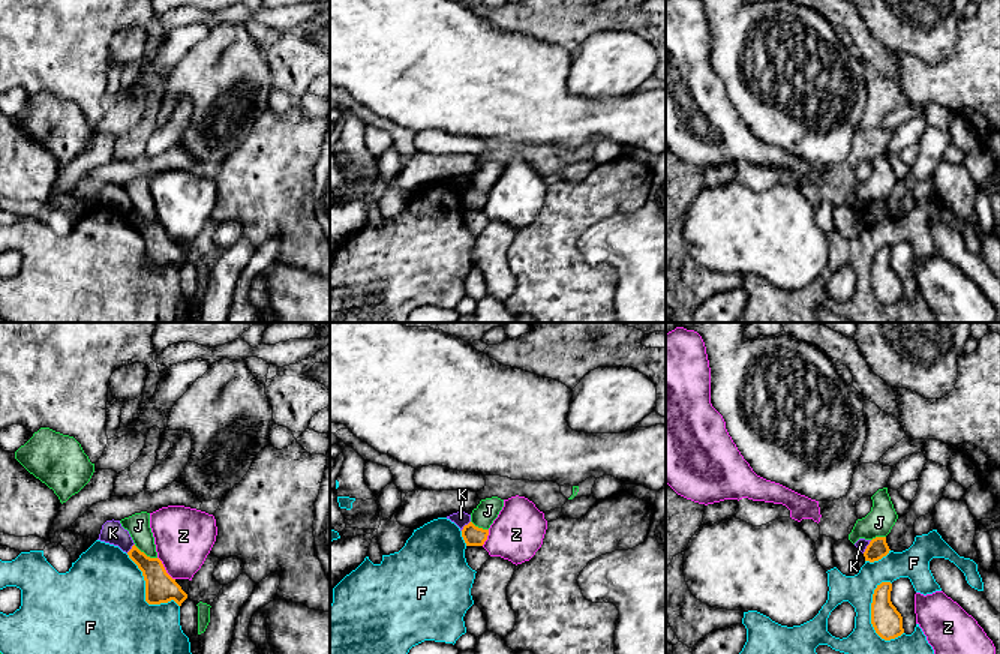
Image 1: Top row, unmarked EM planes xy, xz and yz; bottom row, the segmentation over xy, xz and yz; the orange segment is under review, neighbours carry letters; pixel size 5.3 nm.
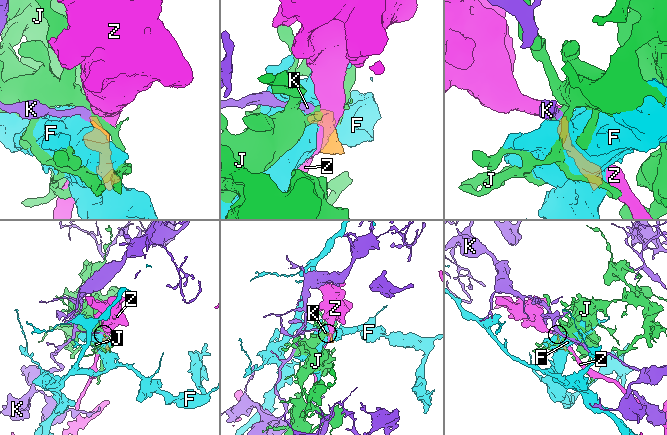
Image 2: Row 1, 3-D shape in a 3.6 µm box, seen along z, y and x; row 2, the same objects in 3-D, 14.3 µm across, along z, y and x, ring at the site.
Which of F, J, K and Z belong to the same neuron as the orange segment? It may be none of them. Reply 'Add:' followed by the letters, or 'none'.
Add: none

